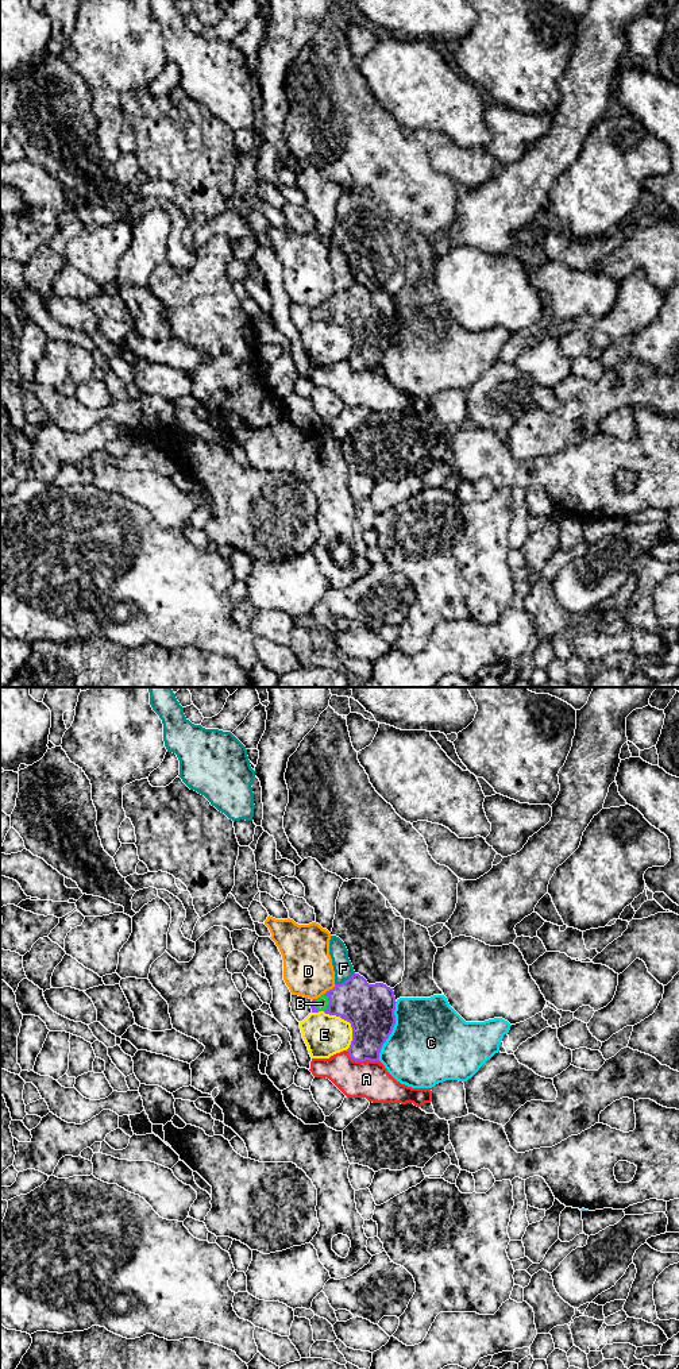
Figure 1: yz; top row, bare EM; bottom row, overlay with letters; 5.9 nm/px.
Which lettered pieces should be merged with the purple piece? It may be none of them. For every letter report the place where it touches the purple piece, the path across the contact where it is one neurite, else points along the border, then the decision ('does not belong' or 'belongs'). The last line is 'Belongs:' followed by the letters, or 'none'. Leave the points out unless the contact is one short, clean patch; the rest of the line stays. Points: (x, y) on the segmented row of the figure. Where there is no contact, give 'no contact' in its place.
A: contact yz (362, 1060); does not belong
B: contact yz (330, 1002); belongs
C: contact yz (392, 1030); does not belong
D: contact yz (330, 990); does not belong
E: contact yz (350, 1022); does not belong
F: contact yz (346, 980); does not belong
Belongs: B

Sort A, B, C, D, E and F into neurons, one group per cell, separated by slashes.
A / B / C / D / E / F

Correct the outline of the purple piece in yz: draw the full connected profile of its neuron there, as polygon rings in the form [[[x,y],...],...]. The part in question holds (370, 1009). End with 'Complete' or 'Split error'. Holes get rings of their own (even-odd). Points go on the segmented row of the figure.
[[[359,973],[310,1002],[312,1013],[324,1011],[351,1023],[352,1041],[347,1049],[354,1061],[379,1061],[379,1053],[396,1025],[396,996],[393,988],[383,983],[369,984]]]. Split error

